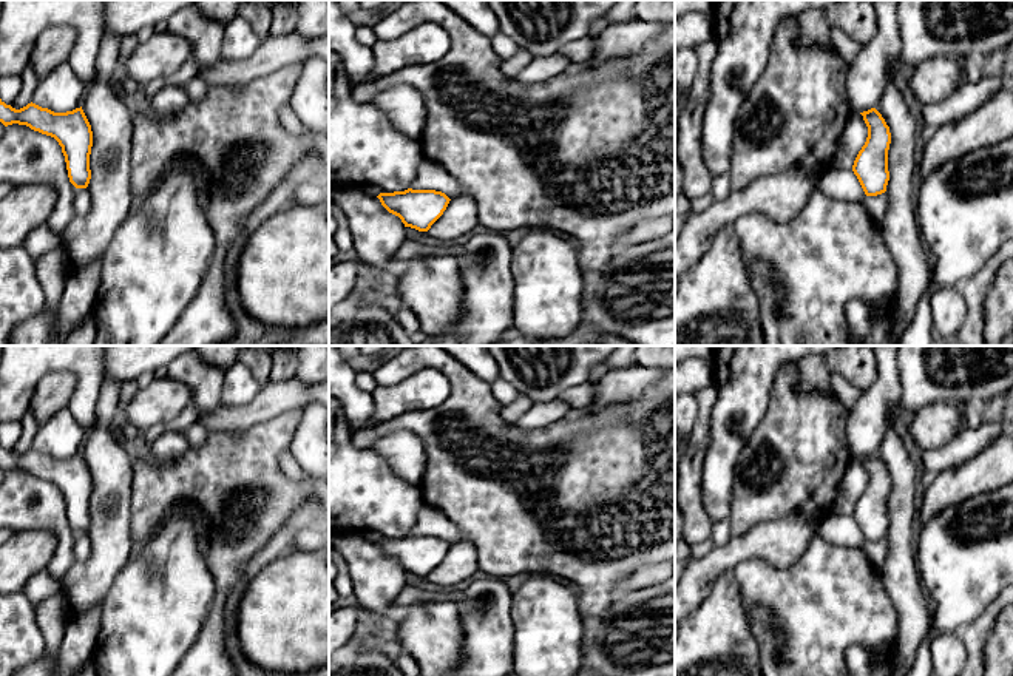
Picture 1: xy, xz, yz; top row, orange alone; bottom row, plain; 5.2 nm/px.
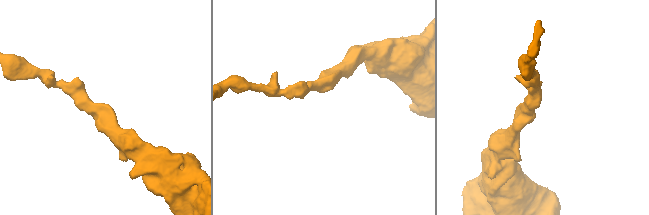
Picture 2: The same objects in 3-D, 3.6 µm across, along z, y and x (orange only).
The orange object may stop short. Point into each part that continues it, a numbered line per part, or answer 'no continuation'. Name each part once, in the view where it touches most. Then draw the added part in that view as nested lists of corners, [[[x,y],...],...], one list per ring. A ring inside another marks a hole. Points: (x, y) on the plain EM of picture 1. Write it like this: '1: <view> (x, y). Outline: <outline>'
no continuation

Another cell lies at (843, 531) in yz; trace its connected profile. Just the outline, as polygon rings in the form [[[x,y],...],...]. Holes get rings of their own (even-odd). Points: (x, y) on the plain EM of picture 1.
[[[828,514],[822,520],[820,534],[826,542],[848,549],[862,549],[866,543],[852,515]]]

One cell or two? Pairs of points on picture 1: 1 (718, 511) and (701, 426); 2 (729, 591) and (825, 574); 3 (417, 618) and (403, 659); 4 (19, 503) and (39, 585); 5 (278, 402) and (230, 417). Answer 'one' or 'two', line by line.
1: two
2: two
3: two
4: two
5: one

